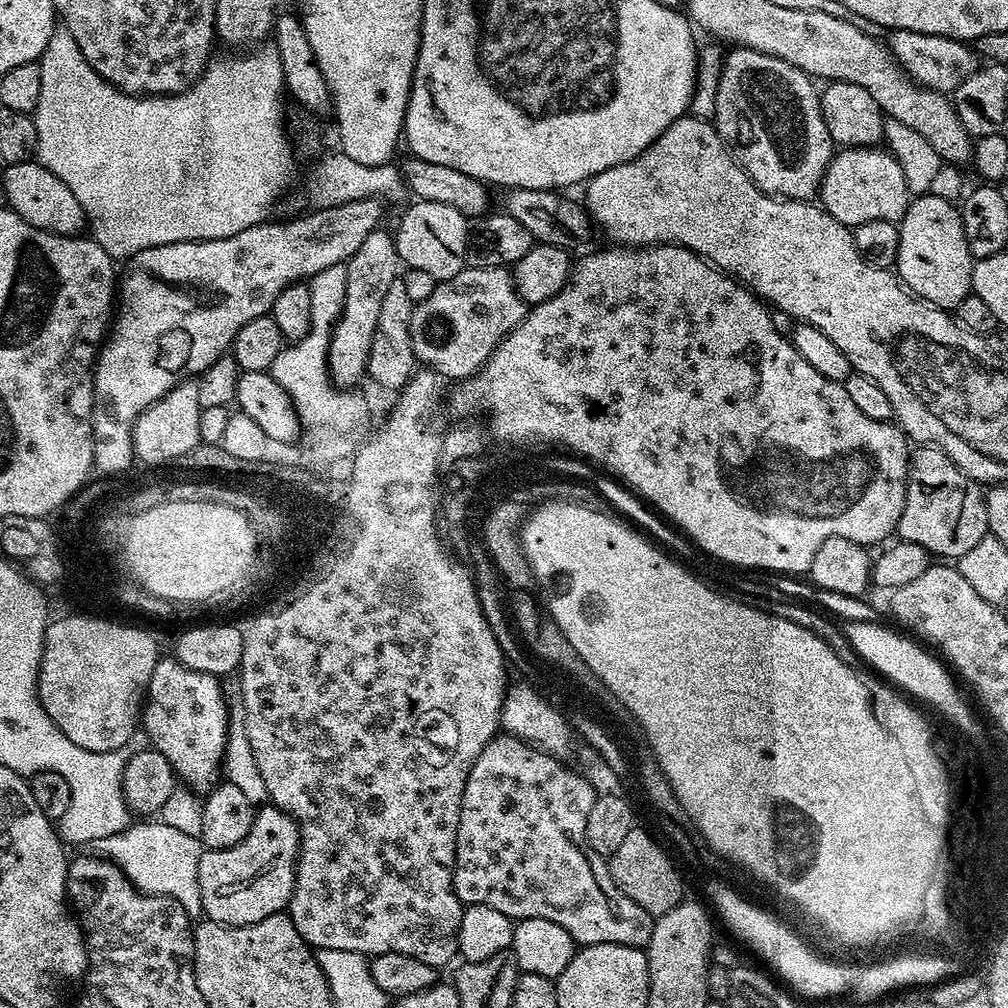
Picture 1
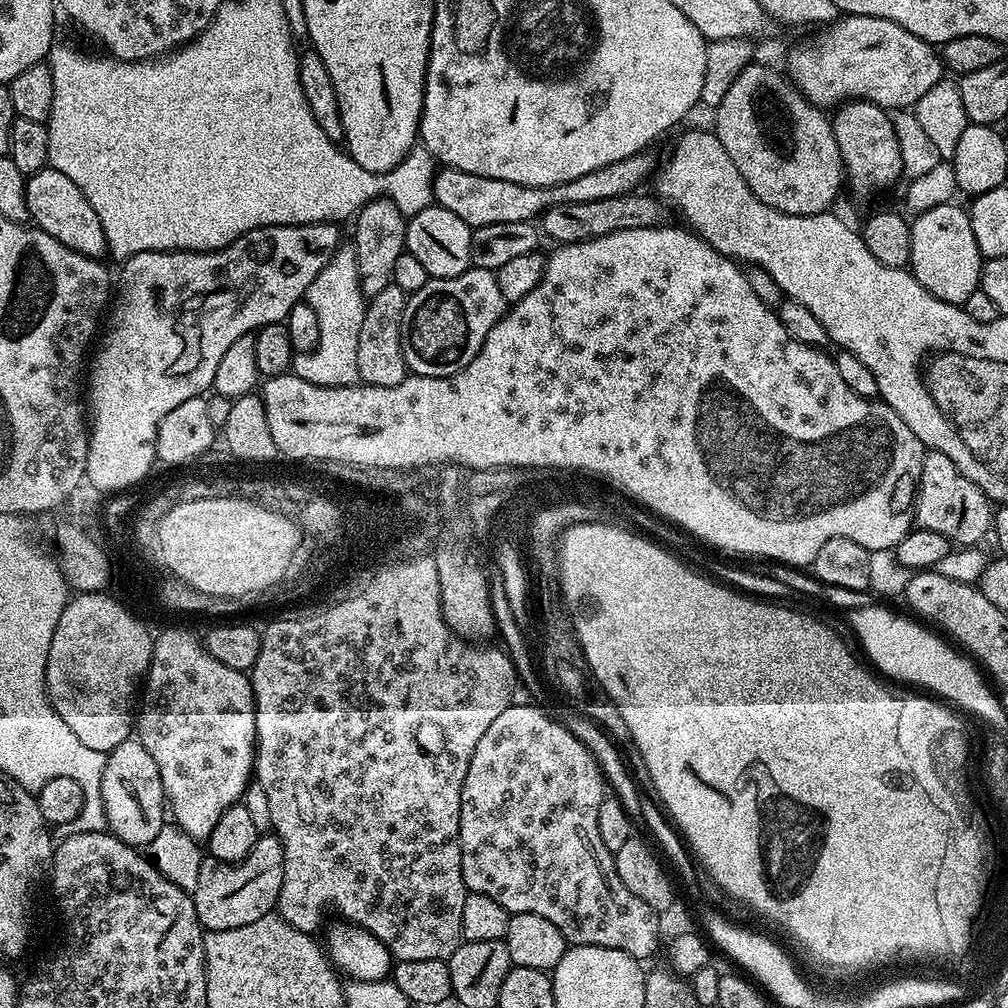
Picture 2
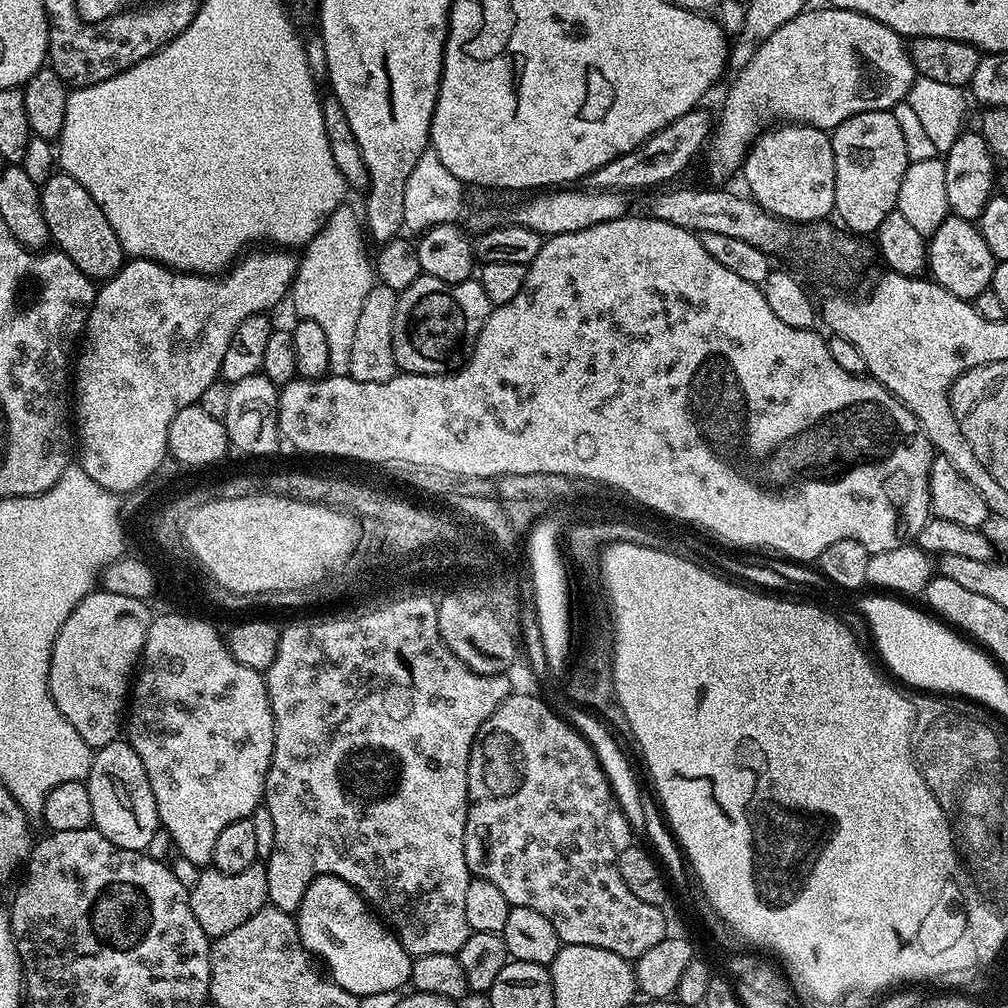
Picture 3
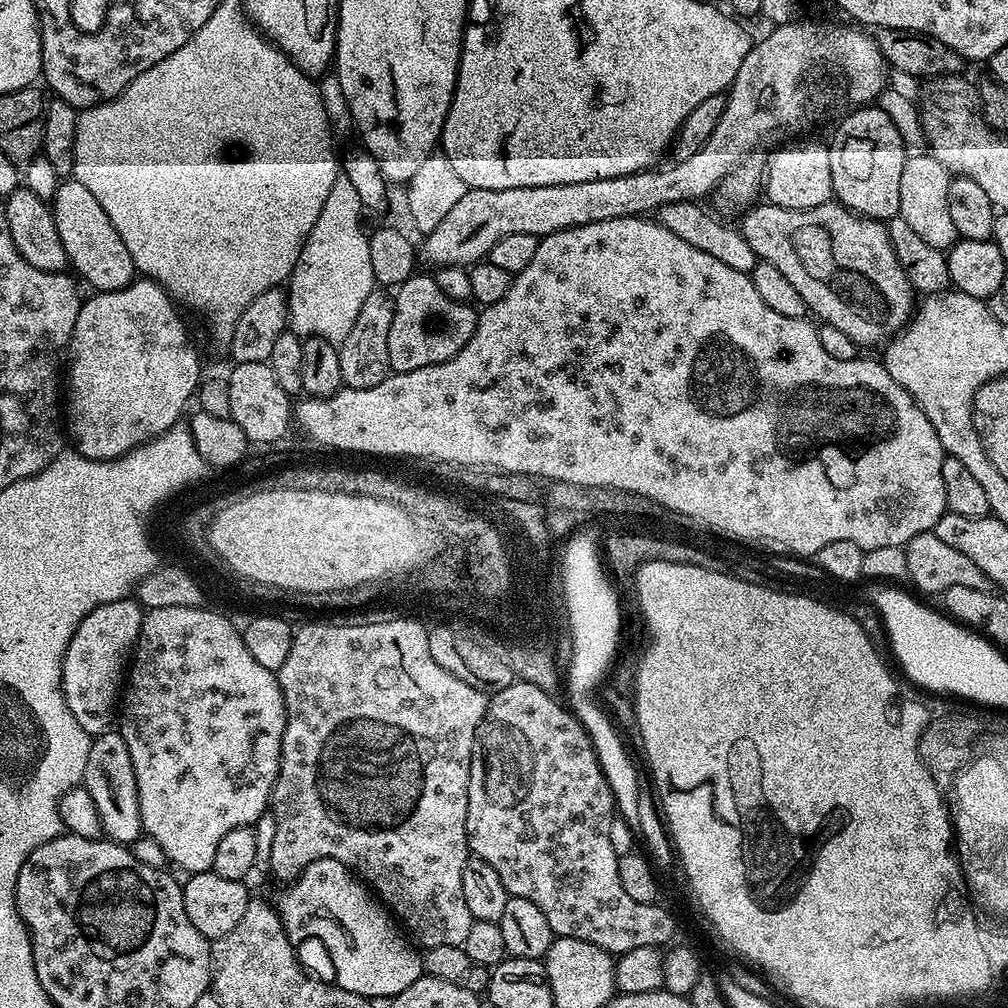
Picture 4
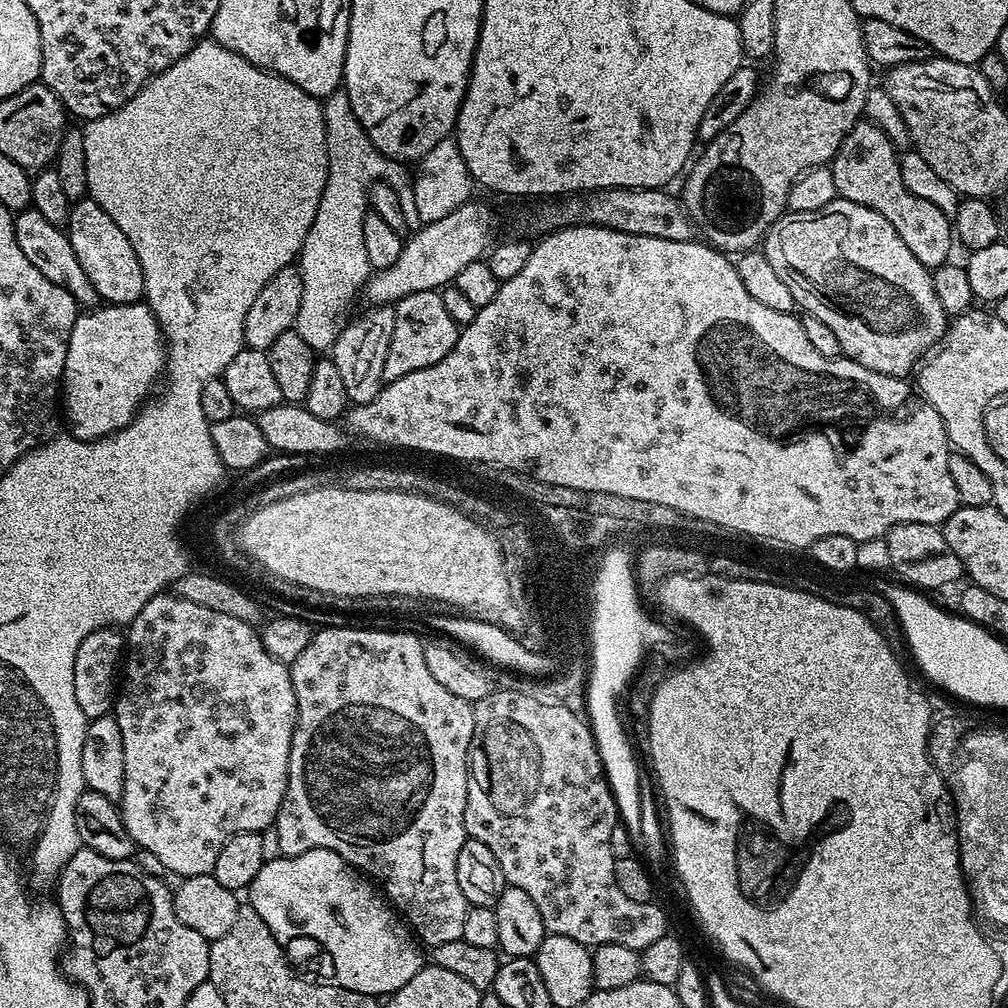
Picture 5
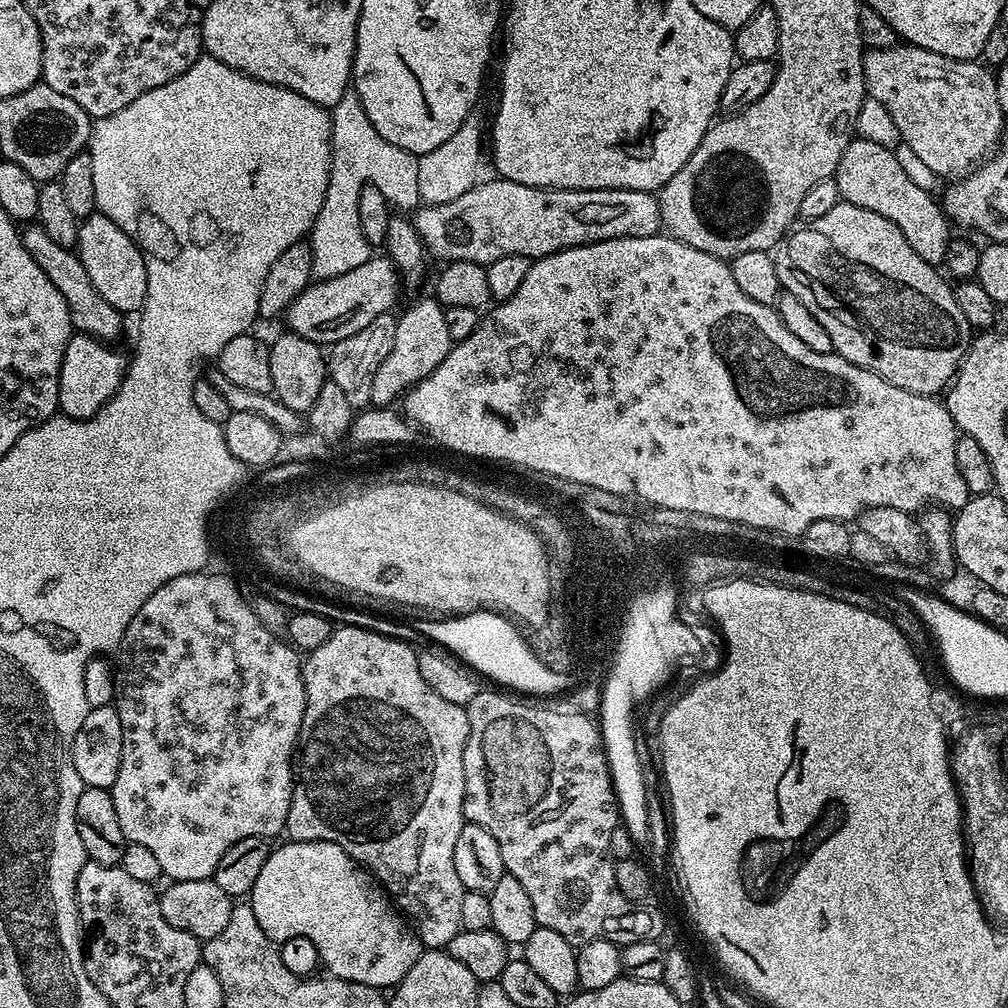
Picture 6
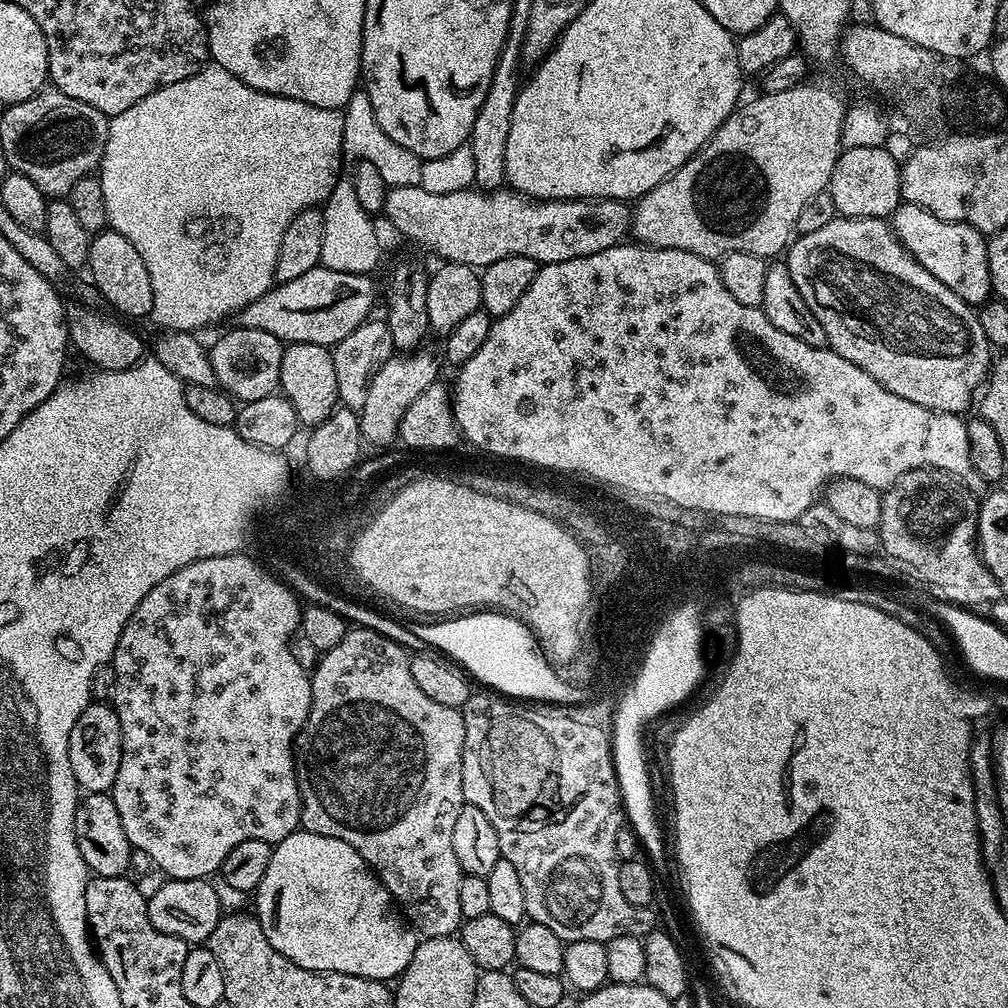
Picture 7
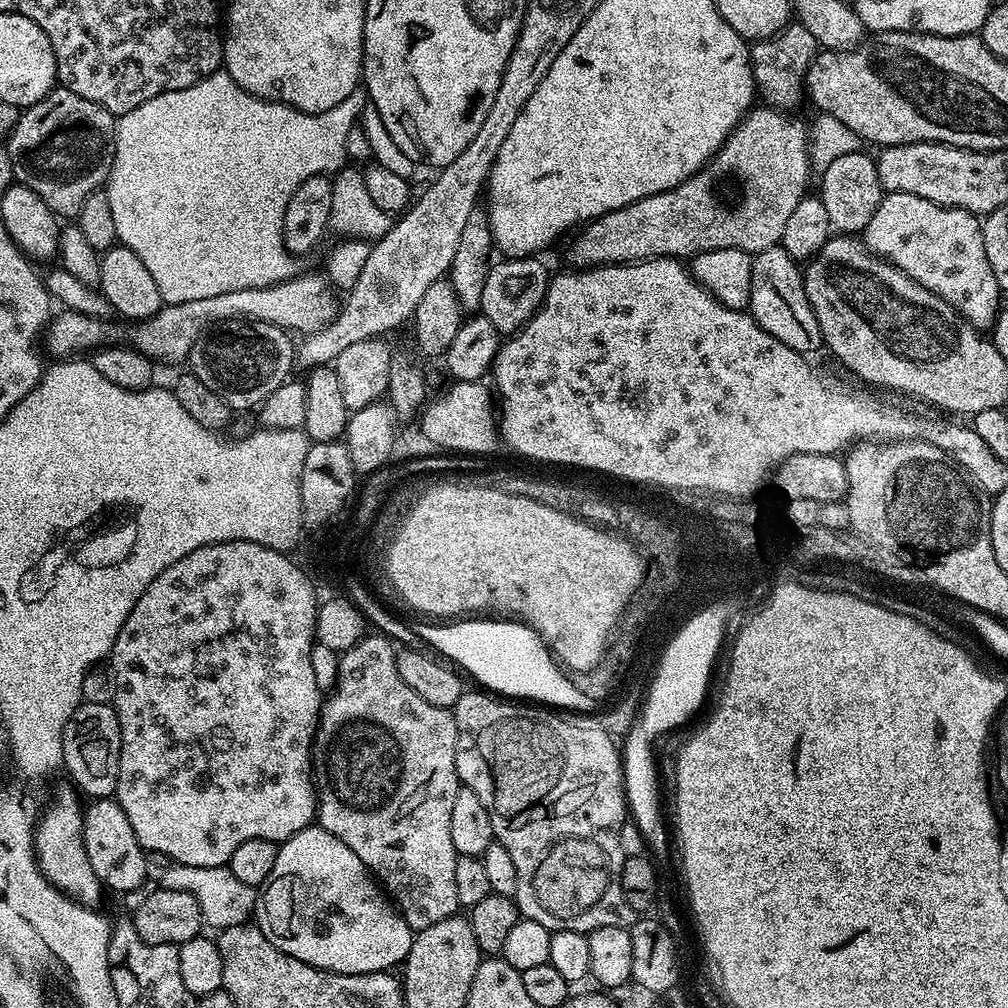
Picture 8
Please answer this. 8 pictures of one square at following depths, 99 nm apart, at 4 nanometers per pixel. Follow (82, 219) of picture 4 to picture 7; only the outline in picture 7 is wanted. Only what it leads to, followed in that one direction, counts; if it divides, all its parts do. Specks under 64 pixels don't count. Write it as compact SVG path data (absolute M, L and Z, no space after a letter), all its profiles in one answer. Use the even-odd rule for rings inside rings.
M111 230L95 233L92 237L90 254L86 272L89 272L90 282L100 292L101 301L109 304L121 317L147 317L152 310L154 290L150 286L150 274L146 270L146 262L138 255L138 250L130 243L130 238Z

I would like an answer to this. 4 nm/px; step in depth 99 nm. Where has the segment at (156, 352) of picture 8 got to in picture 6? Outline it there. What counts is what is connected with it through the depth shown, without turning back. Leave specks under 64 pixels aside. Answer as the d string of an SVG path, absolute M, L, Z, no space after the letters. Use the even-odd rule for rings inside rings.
M369 255L368 260L362 262L362 266L354 266L354 270L346 270L346 274L338 274L329 280L316 280L309 284L306 290L302 290L302 294L294 298L287 310L287 331L297 332L302 338L310 338L310 342L321 346L342 342L342 338L350 338L350 334L358 334L358 330L370 326L370 322L374 322L378 314L392 312L396 299L400 296L400 284L402 285L402 277L387 255ZM323 292L332 292L332 297L324 304L329 316L316 316L314 309L300 308Z

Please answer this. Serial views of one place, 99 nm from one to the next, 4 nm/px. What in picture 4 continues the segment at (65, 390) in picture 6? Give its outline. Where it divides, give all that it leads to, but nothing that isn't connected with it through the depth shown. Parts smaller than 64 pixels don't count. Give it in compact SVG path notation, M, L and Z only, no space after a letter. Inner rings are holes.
M137 278L130 286L122 290L113 292L96 292L92 297L85 299L78 310L78 322L74 322L74 334L70 345L70 357L72 361L67 361L66 376L72 379L72 385L66 388L66 428L70 433L70 440L74 443L75 451L91 460L118 460L130 450L134 450L140 444L145 444L147 440L153 440L156 436L161 436L166 430L177 427L181 423L180 415L184 412L184 407L196 395L196 389L200 386L202 373L200 373L200 352L196 349L196 344L192 341L192 336L188 333L188 328L184 325L182 317L176 313L177 305L174 303L168 291L161 284L147 278Z

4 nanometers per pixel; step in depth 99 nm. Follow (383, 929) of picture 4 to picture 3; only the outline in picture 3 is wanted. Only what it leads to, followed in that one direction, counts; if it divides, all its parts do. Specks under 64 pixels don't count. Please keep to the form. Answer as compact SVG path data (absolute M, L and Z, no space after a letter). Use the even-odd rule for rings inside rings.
M316 876L306 890L300 907L295 909L294 919L300 941L305 950L313 957L321 956L328 963L327 975L342 990L358 997L383 992L396 992L412 978L413 957L402 946L395 932L370 907L360 892L337 876Z

